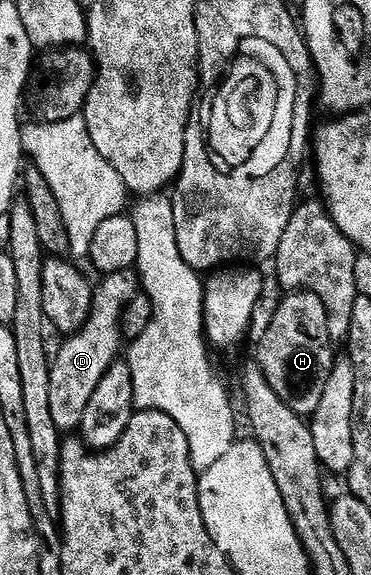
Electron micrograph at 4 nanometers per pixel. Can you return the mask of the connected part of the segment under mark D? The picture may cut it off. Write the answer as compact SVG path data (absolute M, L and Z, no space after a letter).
M134 268L105 273L99 280L102 281L94 288L88 322L84 322L82 329L73 336L65 337L58 353L55 351L52 356L48 391L52 419L63 434L74 434L81 429L84 409L96 386L100 386L100 378L104 378L104 374L108 374L108 370L119 359L118 351L124 348L122 315L126 313L130 300L140 292L140 281Z

